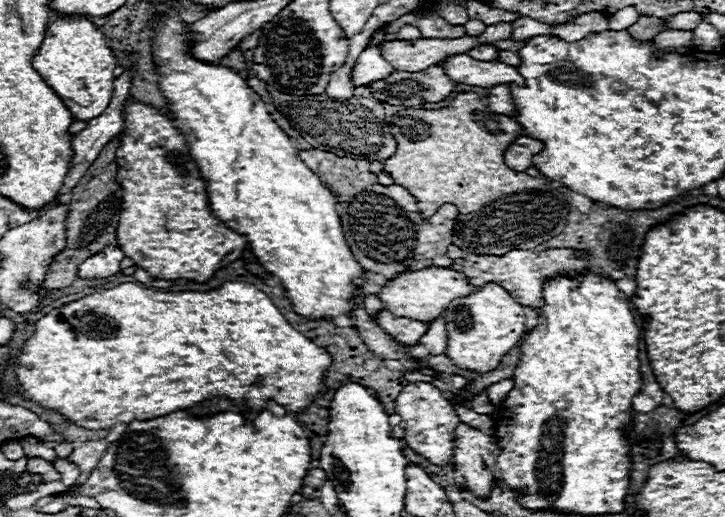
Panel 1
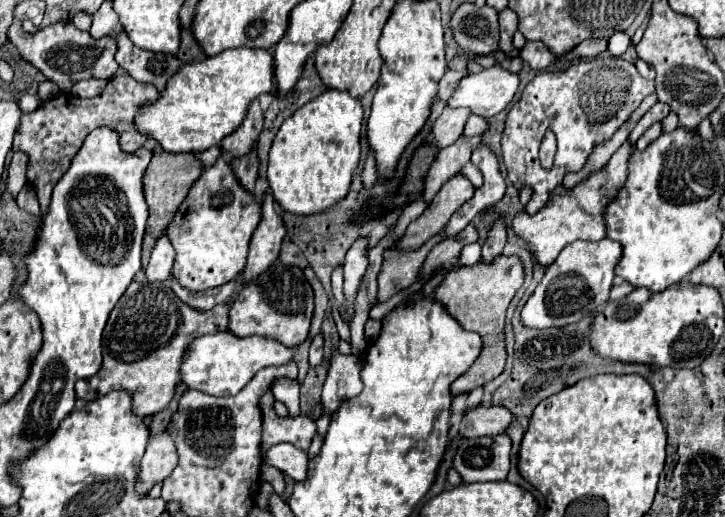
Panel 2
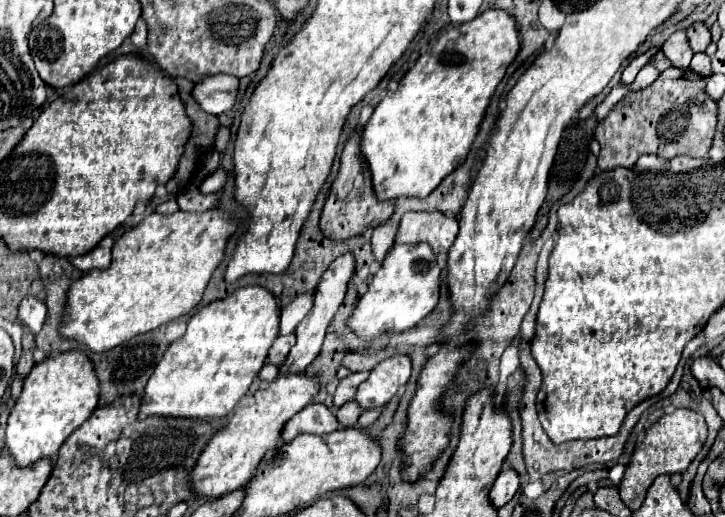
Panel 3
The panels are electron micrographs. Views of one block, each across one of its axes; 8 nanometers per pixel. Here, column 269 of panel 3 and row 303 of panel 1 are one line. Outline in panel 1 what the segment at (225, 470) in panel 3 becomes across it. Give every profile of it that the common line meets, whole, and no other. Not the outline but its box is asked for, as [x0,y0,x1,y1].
[380,268,474,322]

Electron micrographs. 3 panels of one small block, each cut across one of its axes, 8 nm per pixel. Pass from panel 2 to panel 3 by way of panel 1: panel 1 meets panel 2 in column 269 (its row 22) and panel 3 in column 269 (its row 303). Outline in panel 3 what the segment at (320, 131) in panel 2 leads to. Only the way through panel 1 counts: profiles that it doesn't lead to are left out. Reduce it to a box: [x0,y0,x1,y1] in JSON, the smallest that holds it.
[140,286,280,418]

